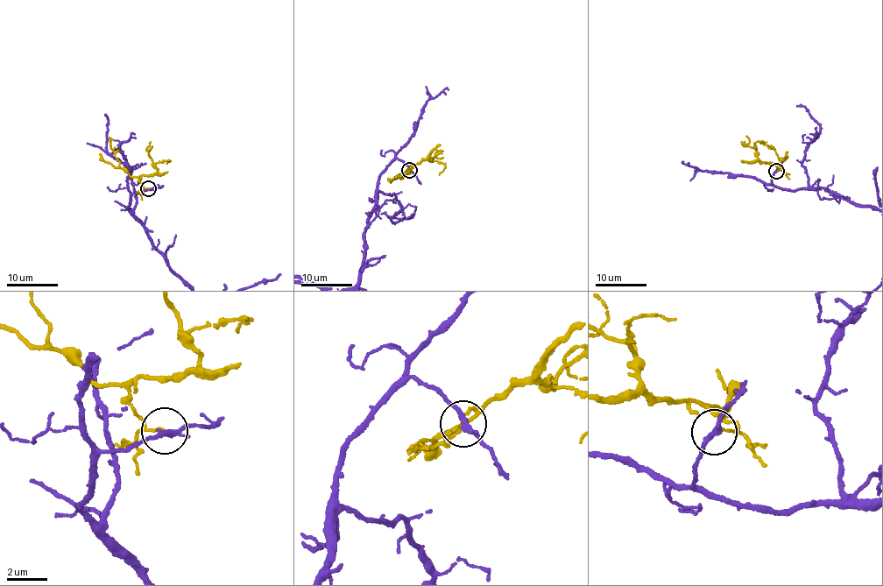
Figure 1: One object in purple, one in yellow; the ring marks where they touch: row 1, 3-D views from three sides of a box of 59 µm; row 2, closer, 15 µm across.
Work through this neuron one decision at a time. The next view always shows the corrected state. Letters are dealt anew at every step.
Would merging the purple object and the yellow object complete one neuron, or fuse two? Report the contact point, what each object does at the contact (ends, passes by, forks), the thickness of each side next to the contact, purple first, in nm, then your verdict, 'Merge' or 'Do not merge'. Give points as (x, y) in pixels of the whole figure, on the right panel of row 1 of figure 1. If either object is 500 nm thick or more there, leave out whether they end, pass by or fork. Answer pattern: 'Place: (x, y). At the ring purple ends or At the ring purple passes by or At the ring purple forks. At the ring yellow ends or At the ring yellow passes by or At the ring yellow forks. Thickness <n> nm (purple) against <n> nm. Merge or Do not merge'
Place: (776, 171). At the ring purple passes by. At the ring yellow ends. Thickness 280 nm (purple) against 100 nm. Do not merge

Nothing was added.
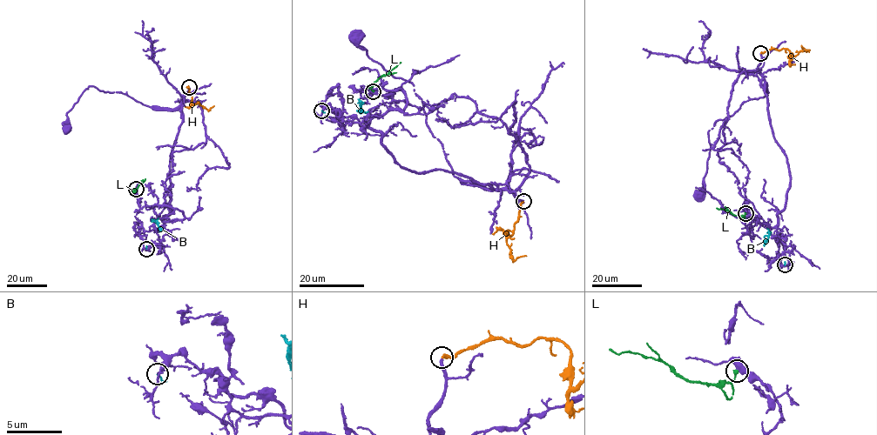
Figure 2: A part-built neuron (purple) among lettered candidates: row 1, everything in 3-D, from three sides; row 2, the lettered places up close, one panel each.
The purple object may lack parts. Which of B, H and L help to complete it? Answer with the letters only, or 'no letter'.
H

